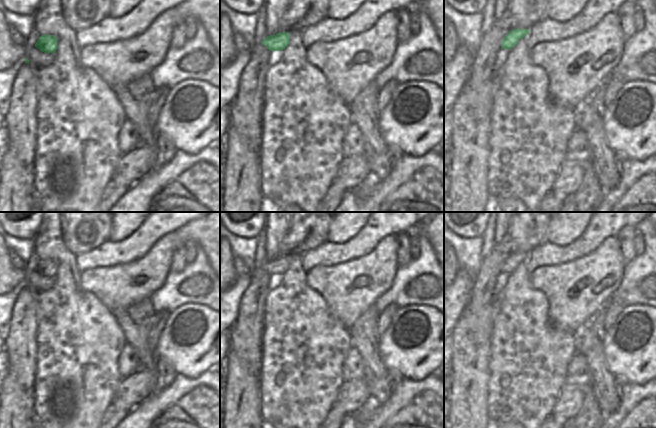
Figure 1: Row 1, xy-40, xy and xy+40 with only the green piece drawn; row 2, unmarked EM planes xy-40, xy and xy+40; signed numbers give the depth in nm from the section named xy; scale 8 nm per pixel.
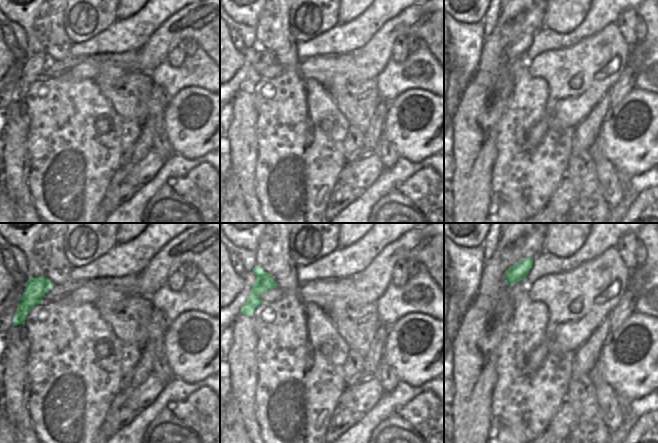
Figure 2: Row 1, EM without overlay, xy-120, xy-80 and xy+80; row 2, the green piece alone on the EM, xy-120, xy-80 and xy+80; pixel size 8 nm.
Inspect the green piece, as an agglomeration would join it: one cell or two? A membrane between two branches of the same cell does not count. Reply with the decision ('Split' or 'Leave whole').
Leave whole.

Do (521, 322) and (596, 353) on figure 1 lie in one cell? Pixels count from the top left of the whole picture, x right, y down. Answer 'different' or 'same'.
different

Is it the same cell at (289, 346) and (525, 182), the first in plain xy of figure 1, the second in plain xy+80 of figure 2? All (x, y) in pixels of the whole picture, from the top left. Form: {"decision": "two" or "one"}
{"decision": "one"}

